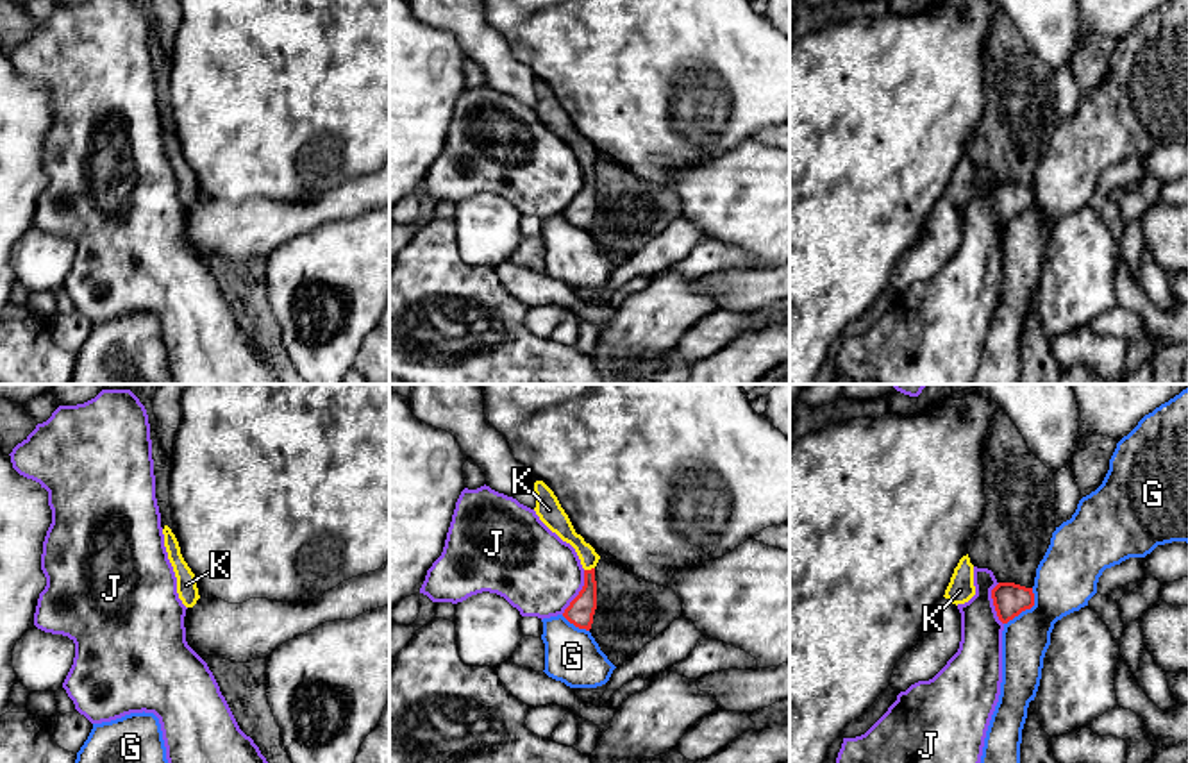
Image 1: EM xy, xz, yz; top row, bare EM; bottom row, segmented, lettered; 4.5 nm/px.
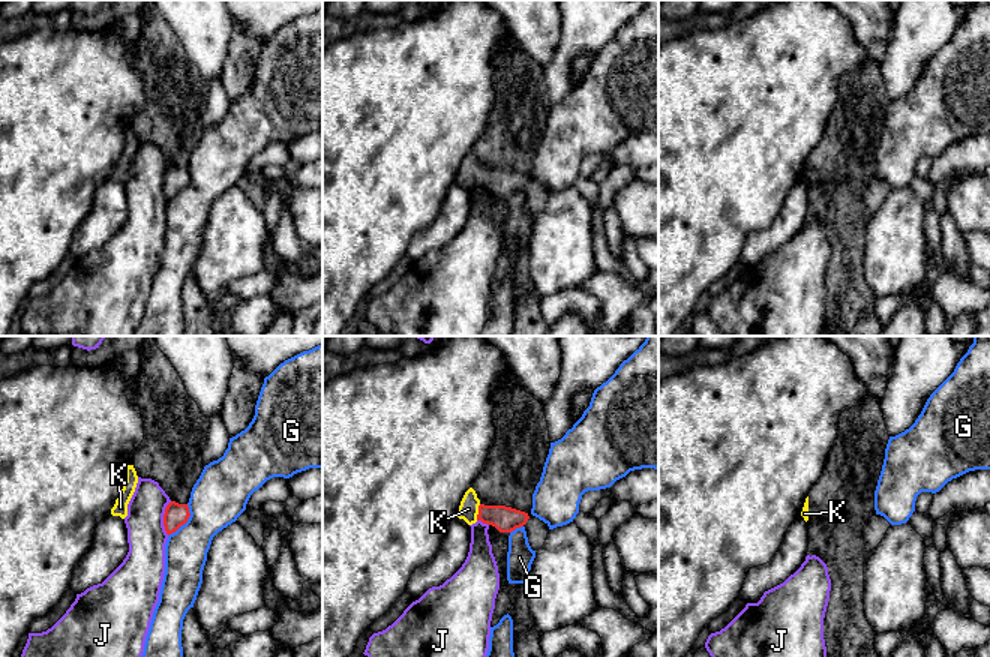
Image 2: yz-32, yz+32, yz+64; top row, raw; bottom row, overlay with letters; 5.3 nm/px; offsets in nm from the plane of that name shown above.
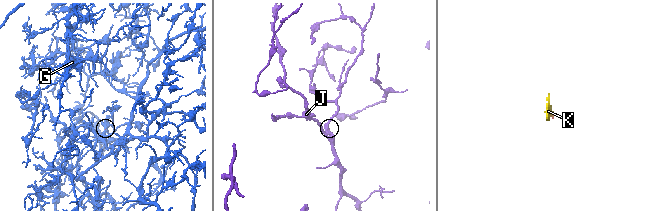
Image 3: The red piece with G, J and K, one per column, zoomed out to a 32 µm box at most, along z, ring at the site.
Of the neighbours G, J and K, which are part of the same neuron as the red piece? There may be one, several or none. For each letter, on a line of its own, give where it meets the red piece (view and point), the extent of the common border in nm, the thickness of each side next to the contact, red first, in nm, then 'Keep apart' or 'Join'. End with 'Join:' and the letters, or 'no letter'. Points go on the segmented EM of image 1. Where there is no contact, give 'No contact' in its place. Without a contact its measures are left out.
G: Touches red at yz (1026, 608). Shared border 220 nm. Thickness 150 nm (red) against 280 nm. Keep apart
J: Touches red at xz (579, 592). Shared border 220 nm. Thickness 120 nm (red) against 380 nm. Keep apart
K: Touches red at xz (588, 570). Shared border 50 nm. Thickness 120 nm (red) against 90 nm. Join
Join: K

